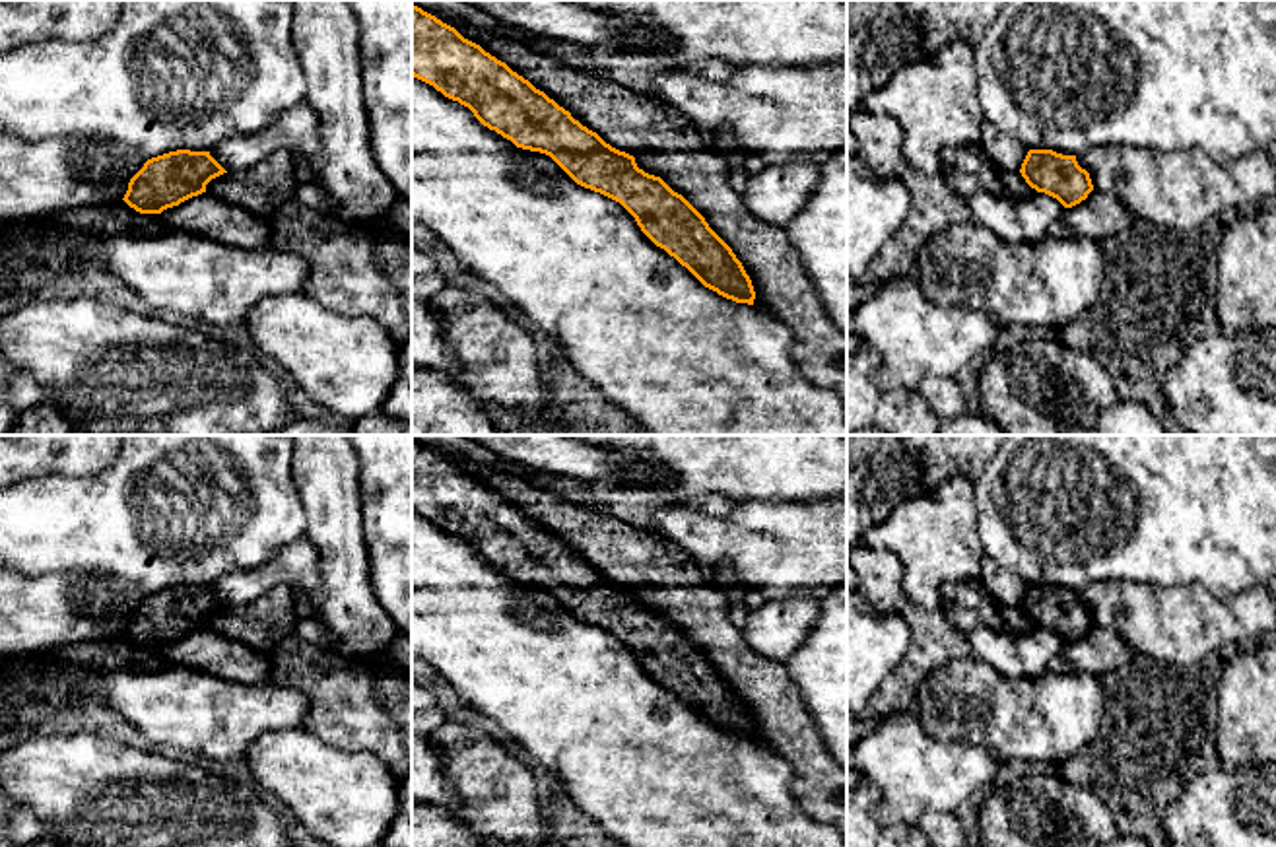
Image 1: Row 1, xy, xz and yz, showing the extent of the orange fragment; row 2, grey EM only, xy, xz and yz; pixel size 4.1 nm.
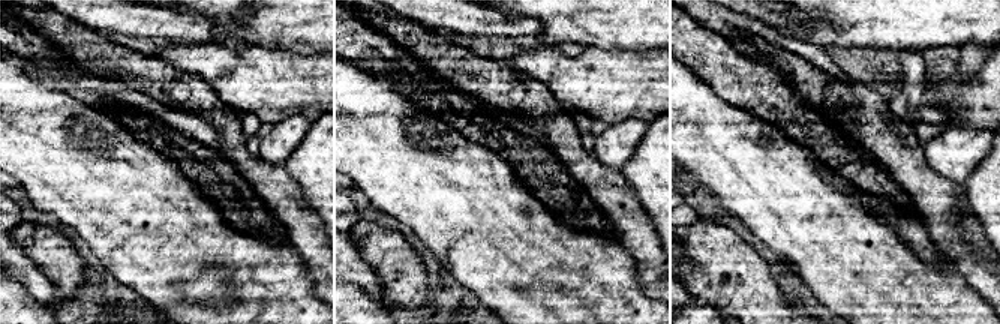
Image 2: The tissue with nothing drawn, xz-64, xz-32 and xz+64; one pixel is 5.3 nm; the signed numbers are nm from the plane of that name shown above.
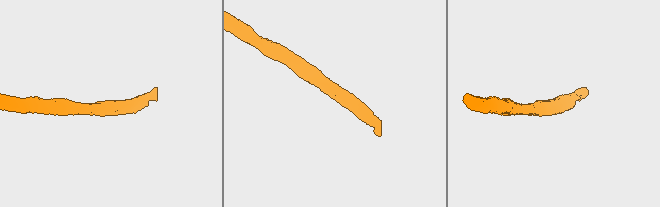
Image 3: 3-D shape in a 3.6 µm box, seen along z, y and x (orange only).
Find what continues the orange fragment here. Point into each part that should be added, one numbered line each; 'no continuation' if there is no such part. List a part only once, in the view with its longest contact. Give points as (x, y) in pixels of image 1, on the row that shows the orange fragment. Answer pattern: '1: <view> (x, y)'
no continuation

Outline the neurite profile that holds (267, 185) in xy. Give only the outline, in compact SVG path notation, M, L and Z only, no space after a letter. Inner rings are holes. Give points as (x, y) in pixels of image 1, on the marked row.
M284 148L276 150L252 167L212 179L206 192L270 218L284 202L301 194L295 179L295 155Z

